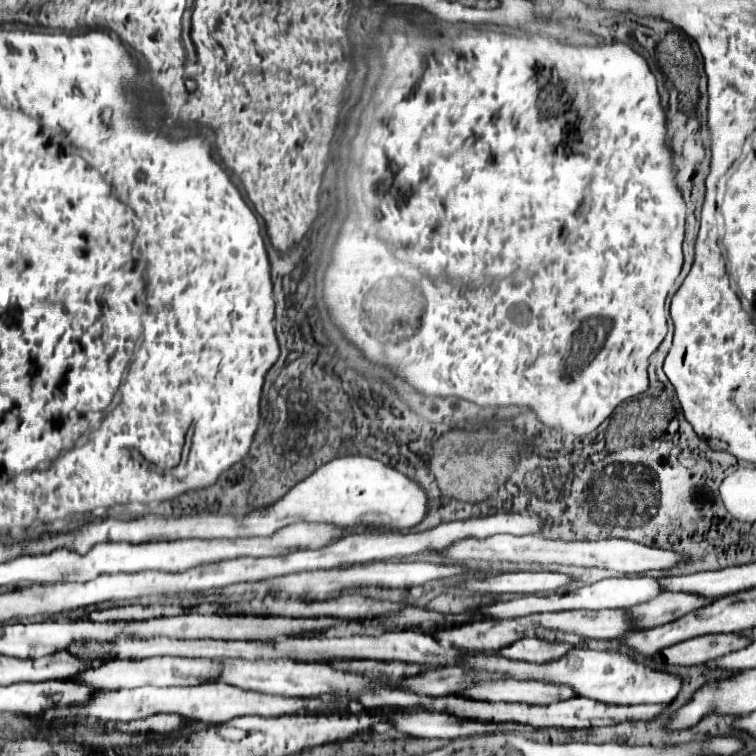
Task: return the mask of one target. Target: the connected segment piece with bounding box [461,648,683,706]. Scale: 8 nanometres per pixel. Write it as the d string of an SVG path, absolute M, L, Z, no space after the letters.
M573 650L561 660L547 662L547 664L523 664L513 662L497 656L465 656L461 666L467 666L471 670L487 670L487 672L503 672L515 680L539 680L539 682L557 682L557 684L569 684L577 696L607 702L607 704L669 704L677 698L683 686L683 678L677 674L671 674L661 668L653 668L645 664L643 660L637 660L635 656L623 652L623 650Z

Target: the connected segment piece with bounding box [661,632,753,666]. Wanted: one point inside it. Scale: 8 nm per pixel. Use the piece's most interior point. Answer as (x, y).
(698, 650)

